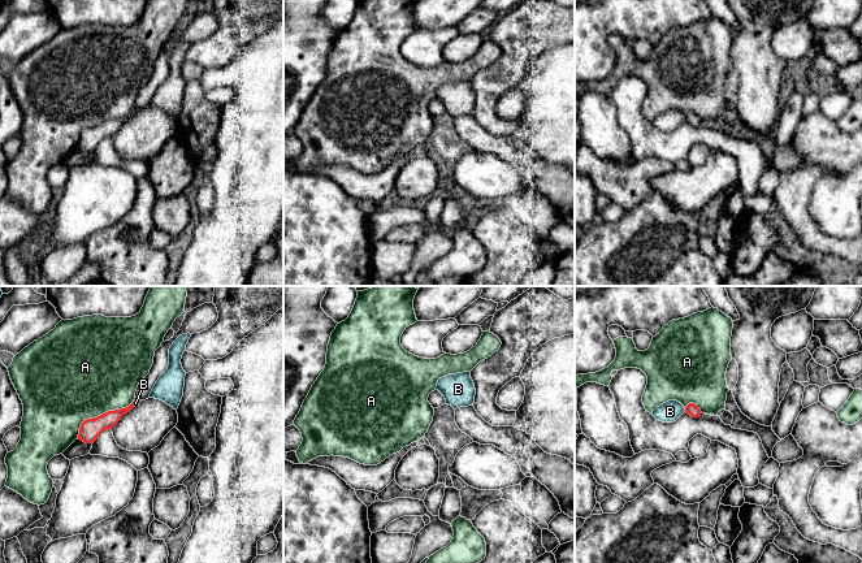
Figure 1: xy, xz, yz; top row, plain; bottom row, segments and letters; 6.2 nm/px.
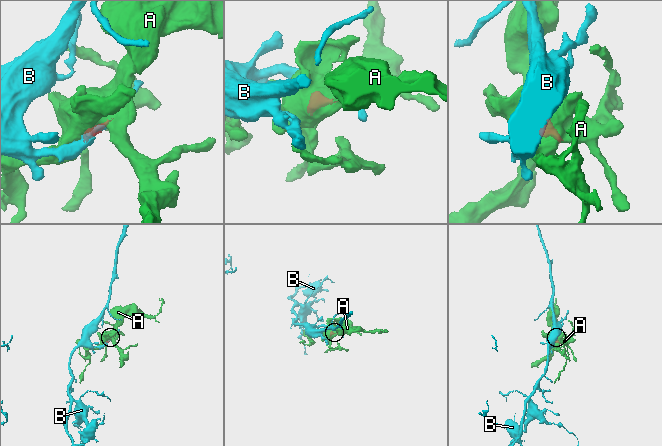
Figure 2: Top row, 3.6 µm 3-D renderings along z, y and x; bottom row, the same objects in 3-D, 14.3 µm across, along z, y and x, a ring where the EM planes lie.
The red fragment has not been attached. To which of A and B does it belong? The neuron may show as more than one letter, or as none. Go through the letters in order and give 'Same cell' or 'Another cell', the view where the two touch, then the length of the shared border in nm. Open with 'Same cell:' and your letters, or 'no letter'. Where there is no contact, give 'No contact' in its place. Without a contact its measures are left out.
Same cell: no letter
A: Another cell. Touches red in xy. Shared border 440 nm
B: Another cell. Touches red in yz. Shared border 30 nm

